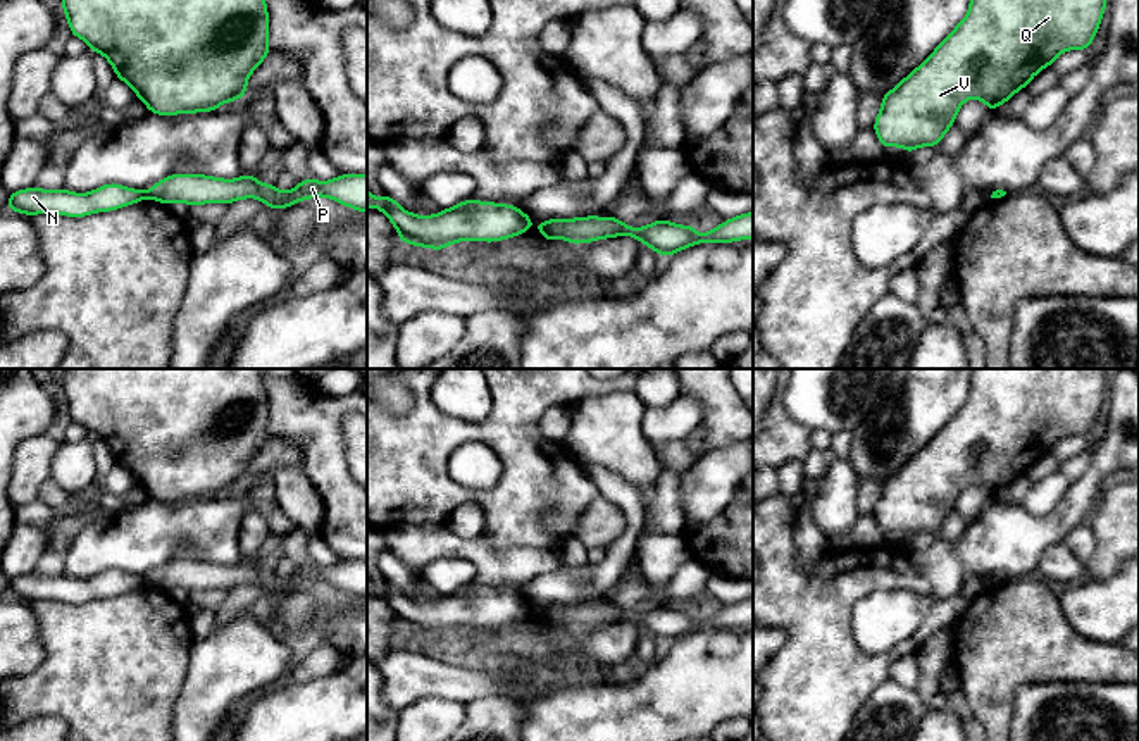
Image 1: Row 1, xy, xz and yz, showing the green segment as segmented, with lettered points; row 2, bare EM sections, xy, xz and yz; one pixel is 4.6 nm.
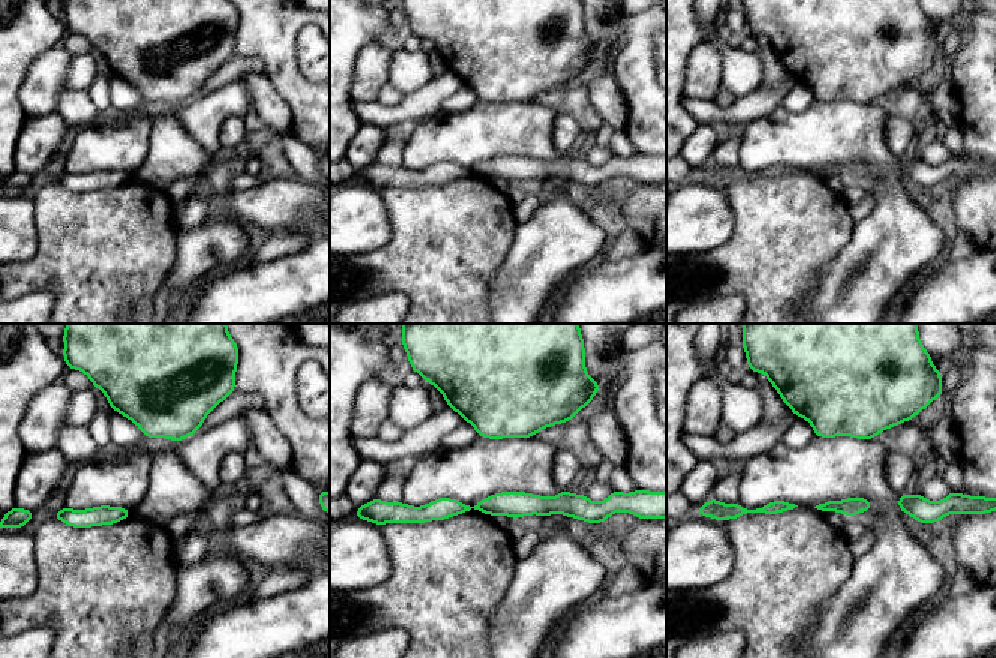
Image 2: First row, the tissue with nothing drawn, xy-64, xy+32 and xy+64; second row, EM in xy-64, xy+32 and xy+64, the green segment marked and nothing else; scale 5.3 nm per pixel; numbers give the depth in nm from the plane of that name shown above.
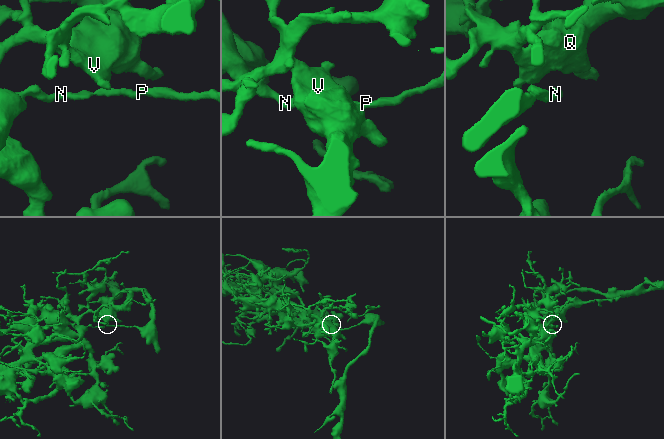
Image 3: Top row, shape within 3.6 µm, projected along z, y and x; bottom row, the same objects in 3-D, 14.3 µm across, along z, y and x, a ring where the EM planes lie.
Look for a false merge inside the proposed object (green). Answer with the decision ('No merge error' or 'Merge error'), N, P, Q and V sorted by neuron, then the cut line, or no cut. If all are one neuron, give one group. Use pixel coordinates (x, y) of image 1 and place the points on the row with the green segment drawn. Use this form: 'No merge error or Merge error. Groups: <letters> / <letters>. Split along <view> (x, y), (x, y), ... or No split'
Merge error. Groups: N Q V / P. Split along xy (143, 192), (147, 197)

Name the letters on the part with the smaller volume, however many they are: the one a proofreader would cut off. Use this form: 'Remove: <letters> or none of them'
Remove: P

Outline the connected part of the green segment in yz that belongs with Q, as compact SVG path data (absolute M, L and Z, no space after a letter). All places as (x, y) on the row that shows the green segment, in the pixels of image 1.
M970 0L967 16L936 47L936 50L882 97L881 112L874 131L884 148L901 146L908 153L920 146L936 146L951 124L960 107L970 100L982 100L991 112L1008 102L1018 90L1027 88L1030 79L1067 50L1087 50L1092 43L1106 0Z

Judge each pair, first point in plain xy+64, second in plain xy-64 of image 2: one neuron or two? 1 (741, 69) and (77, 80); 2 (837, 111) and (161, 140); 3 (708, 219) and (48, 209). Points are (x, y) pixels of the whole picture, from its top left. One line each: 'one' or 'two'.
1: one
2: two
3: two

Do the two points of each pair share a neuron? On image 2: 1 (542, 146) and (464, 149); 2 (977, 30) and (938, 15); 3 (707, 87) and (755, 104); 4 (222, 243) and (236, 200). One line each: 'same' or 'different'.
1: same
2: different
3: different
4: different

